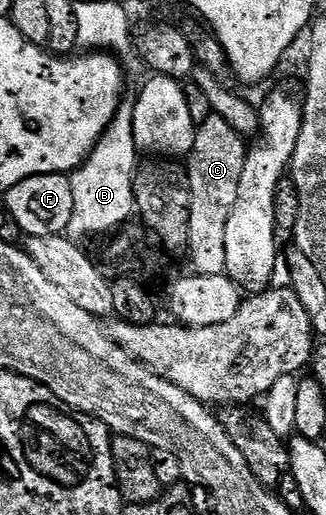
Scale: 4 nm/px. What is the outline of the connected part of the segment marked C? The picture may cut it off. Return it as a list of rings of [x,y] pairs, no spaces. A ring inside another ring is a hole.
[[[211,115],[202,125],[197,126],[196,143],[188,158],[190,174],[190,190],[192,191],[192,207],[190,208],[190,230],[188,239],[190,247],[188,258],[194,264],[193,272],[197,276],[223,275],[226,271],[224,259],[224,231],[228,227],[228,215],[232,215],[232,207],[236,207],[236,187],[240,187],[240,175],[244,171],[244,163],[248,152],[248,141],[243,134],[236,132],[223,117]]]

